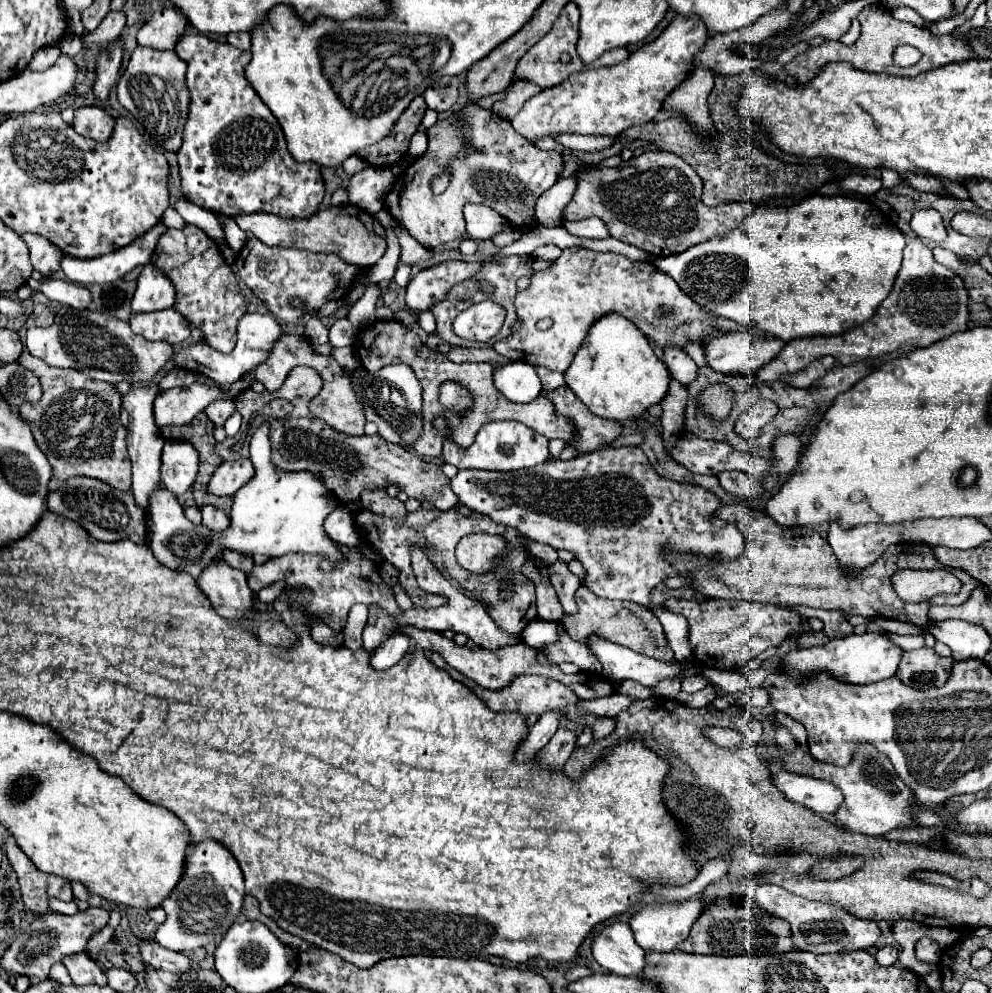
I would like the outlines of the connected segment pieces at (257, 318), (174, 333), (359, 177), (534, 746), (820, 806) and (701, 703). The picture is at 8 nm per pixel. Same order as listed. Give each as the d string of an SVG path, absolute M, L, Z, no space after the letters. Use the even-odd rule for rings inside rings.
M244 314L238 322L238 328L236 328L236 346L230 354L222 354L218 350L214 350L212 346L208 346L204 340L202 342L196 342L188 348L180 348L176 354L174 354L174 362L178 368L184 368L184 370L190 370L194 374L204 374L208 378L212 378L216 384L232 384L236 380L240 380L240 376L244 372L250 372L254 370L260 362L264 362L264 358L268 356L272 344L276 342L276 338L282 334L282 328L280 324L276 322L274 316L268 316L268 314Z
M174 308L152 314L132 314L130 326L148 340L164 340L168 344L180 344L190 336L190 322Z
M366 166L362 172L354 174L348 182L350 204L374 214L384 208L384 200L392 184L396 182L392 168L372 168Z
M550 710L548 714L542 714L540 720L530 728L530 734L524 740L524 746L526 748L520 748L518 750L516 760L522 762L522 760L534 756L536 752L540 752L548 744L548 740L554 736L554 732L558 730L560 720L562 720L562 716L560 716L558 710Z
M772 772L772 784L790 802L798 802L822 816L832 814L836 810L836 806L840 806L840 802L842 802L840 790L826 780L798 776L798 774L790 774L790 772Z
M706 686L694 694L686 694L686 692L680 692L676 696L676 700L688 708L704 708L708 706L712 700L716 698L716 688L714 686Z

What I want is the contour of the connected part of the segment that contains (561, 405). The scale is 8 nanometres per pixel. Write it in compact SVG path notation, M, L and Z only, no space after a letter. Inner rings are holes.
M568 386L550 390L544 396L552 400L556 414L570 420L572 426L576 426L574 438L568 444L576 448L578 456L606 448L610 442L614 442L622 434L620 422L598 418L594 412L588 410L584 402L580 402L580 398Z

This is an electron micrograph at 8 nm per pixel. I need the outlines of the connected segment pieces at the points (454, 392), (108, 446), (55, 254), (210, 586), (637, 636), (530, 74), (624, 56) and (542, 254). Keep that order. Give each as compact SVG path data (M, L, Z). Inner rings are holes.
M446 382L442 388L440 388L440 402L446 410L454 410L454 412L462 412L466 410L470 404L472 404L472 398L470 394L456 386L456 382Z
M26 348L18 362L24 368L34 370L42 382L42 398L34 404L24 402L20 406L20 416L30 422L36 444L54 468L48 484L50 490L60 488L72 476L88 476L128 492L132 486L132 462L126 450L126 428L120 422L122 396L116 386L92 380L76 370L52 368L44 360L32 356Z
M22 234L20 236L30 248L30 260L34 270L38 270L44 278L50 278L54 272L60 270L60 258L64 256L56 246L52 246L46 238L38 234Z
M214 558L196 578L198 588L212 602L214 610L228 622L236 622L246 610L254 610L252 590L246 584L246 574L228 566L224 558Z
M584 584L576 590L574 600L578 604L576 614L564 614L562 616L566 632L572 640L586 644L592 636L598 636L598 638L610 640L614 644L626 646L634 652L640 652L640 654L646 654L646 656L652 656L652 658L658 658L658 660L672 660L674 658L674 654L668 650L664 630L662 630L658 618L654 616L654 612L650 608L644 608L636 602L600 598ZM642 612L644 612L644 616L642 616Z
M568 2L564 6L564 12L558 16L558 20L554 22L552 30L538 42L534 44L520 60L516 66L516 78L526 80L526 82L534 82L540 88L552 88L558 86L560 82L564 82L572 72L580 70L580 56L576 54L576 40L578 40L578 6L576 2ZM568 52L572 56L570 64L562 64L560 62L560 54Z
M616 48L616 50L610 50L610 52L604 52L596 62L590 64L590 68L602 68L602 66L616 66L624 60L628 60L628 50L626 48Z
M546 244L546 246L536 248L532 256L534 256L536 260L552 260L552 258L558 258L558 256L560 256L560 248L554 246L554 244Z

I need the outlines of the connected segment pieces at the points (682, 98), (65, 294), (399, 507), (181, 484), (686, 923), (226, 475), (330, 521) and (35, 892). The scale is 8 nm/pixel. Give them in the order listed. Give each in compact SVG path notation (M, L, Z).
M698 66L692 74L664 100L664 110L680 110L700 132L714 132L708 116L706 98L714 86L714 72Z
M34 278L28 280L28 284L32 286L32 290L40 290L48 300L56 300L56 302L62 302L62 304L68 304L72 308L86 308L88 302L90 302L90 292L88 288L84 286L76 286L76 284L70 284L66 280L60 280L60 278L50 278L46 282L36 282Z
M374 488L374 490L364 490L360 496L362 508L372 510L376 514L384 514L390 518L404 518L406 508L398 498L390 498L384 488Z
M166 442L162 450L162 486L174 496L190 490L198 474L198 452L188 442Z
M686 900L686 902L672 902L672 904L656 904L644 906L640 912L634 914L630 920L630 928L640 948L656 950L656 952L674 952L680 942L688 938L692 924L700 916L700 900Z
M248 458L236 462L222 462L212 474L208 490L216 496L236 494L252 478L252 462Z
M338 506L326 520L324 528L328 536L348 548L358 548L360 546L360 534L356 530L356 524L352 522L352 510L348 506Z
M14 836L6 838L6 856L16 870L20 878L20 888L22 888L22 898L28 910L36 914L44 914L48 910L48 898L60 898L60 900L72 900L72 888L68 886L66 878L54 876L54 874L44 874L36 870L32 860L18 848Z

